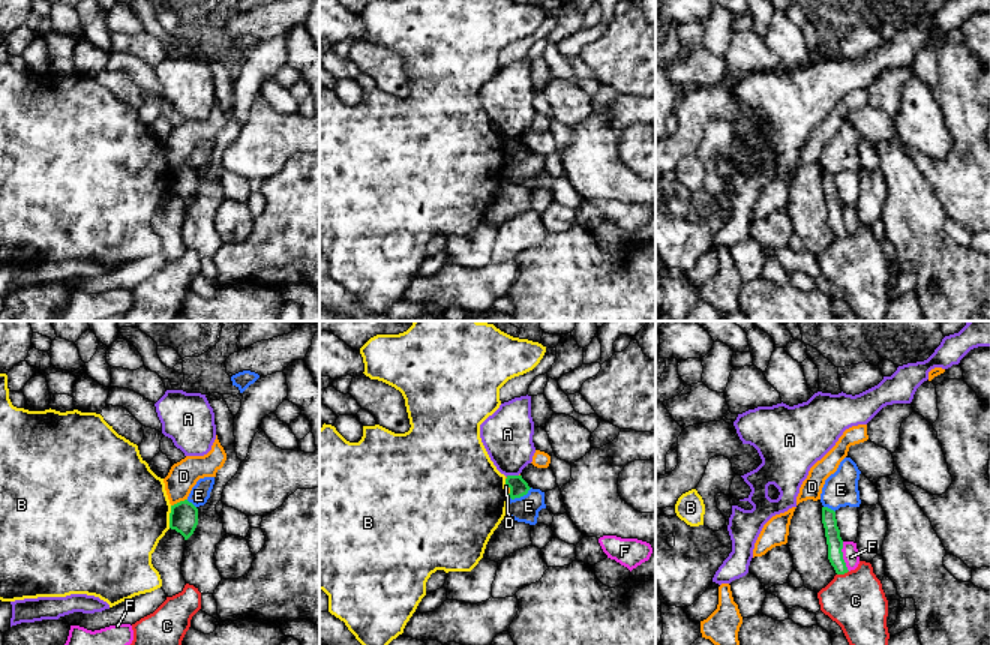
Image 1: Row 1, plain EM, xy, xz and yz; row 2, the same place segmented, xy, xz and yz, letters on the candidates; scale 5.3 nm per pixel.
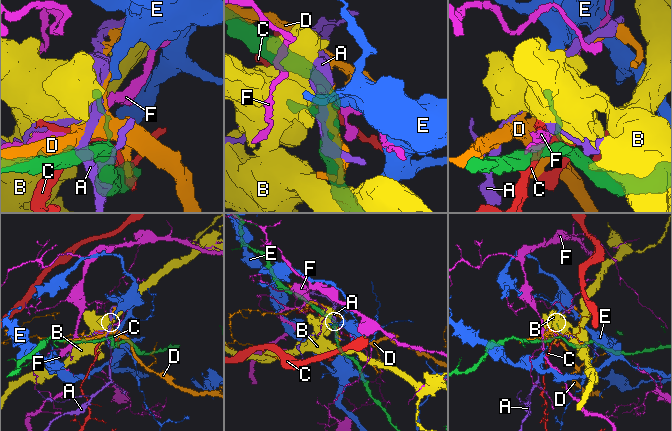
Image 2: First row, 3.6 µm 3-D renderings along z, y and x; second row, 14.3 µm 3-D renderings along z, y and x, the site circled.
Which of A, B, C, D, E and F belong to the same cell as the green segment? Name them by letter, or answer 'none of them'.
none of them

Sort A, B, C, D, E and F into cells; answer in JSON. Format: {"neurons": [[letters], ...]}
{"neurons": [["A"], ["B"], ["C"], ["D"], ["E"], ["F"]]}

